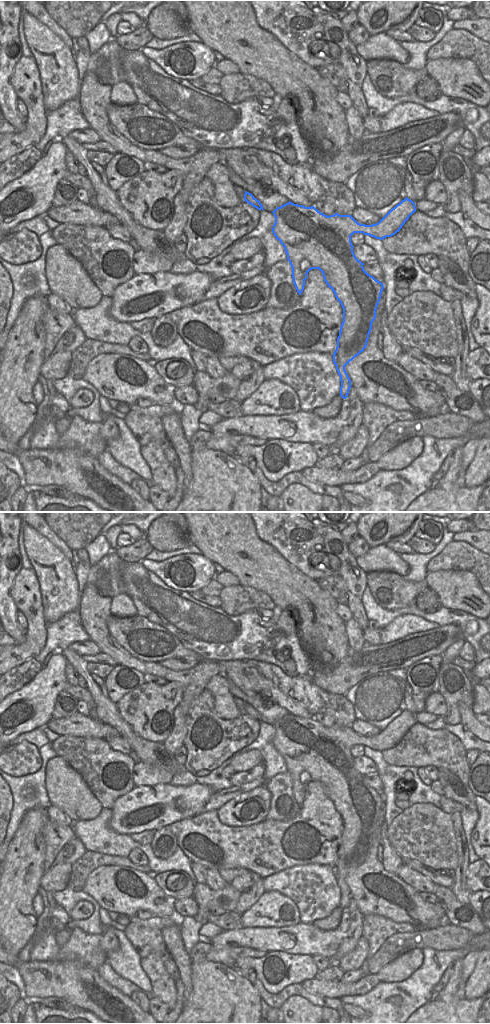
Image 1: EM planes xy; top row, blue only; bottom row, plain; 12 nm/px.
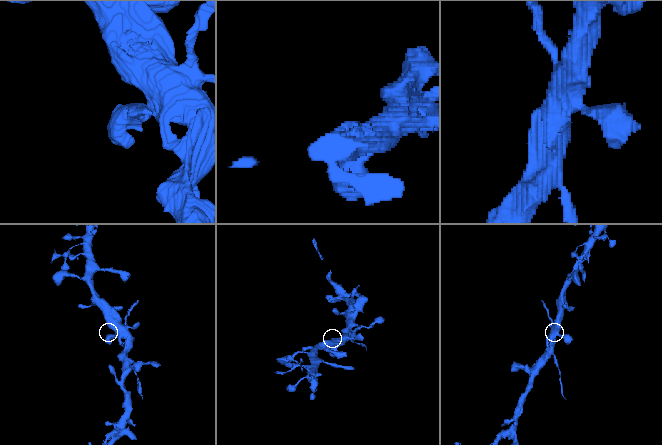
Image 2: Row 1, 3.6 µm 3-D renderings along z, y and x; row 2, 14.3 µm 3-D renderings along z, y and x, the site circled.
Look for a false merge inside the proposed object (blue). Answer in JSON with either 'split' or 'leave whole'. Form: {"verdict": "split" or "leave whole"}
{"verdict": "split"}

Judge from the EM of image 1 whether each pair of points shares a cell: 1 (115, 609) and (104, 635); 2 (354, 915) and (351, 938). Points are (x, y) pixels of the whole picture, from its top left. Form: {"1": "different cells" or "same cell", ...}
{"1": "different cells", "2": "same cell"}

